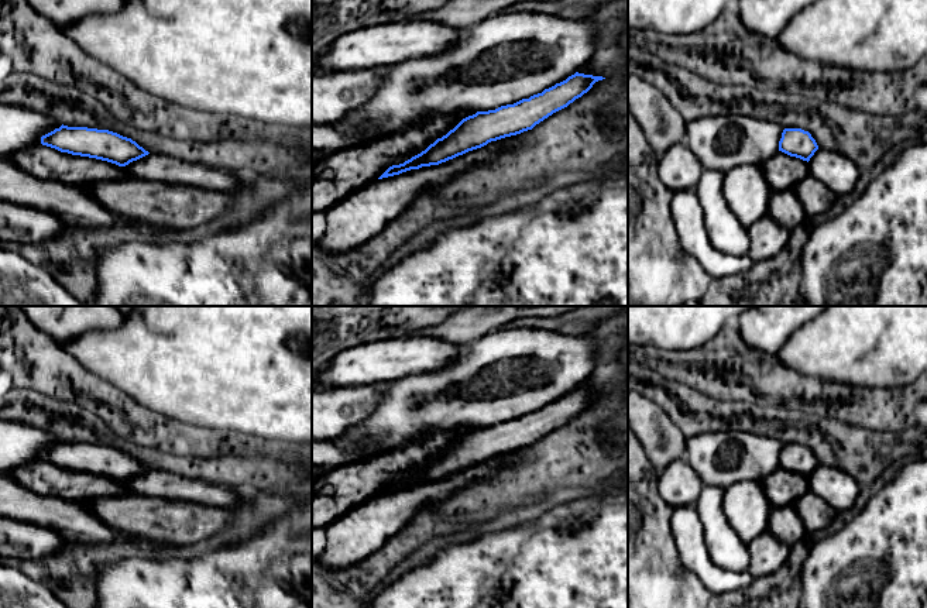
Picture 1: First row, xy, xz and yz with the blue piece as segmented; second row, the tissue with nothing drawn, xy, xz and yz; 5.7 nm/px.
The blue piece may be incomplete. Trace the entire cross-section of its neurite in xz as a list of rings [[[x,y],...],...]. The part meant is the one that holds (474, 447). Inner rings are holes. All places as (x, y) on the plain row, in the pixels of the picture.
[[[576,388],[566,396],[529,415],[522,415],[495,426],[477,427],[463,434],[453,446],[437,454],[420,470],[404,480],[389,482],[378,495],[422,482],[439,481],[468,467],[481,464],[491,457],[532,446],[553,429],[581,413],[595,398],[602,395],[605,394]]]

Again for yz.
[[[801,444],[783,446],[779,467],[808,478],[817,466],[818,461],[808,447]]]

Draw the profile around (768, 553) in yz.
[[[769,530],[763,532],[748,545],[751,556],[748,570],[753,578],[773,573],[787,560],[789,549]]]

